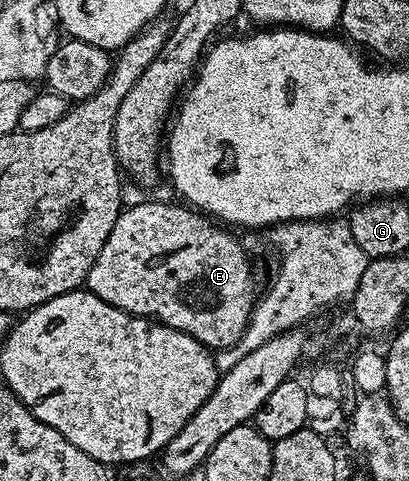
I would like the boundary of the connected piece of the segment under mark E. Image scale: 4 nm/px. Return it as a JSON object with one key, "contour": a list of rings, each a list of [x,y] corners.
{"contour":[[[151,198],[147,204],[134,204],[131,208],[130,205],[123,207],[122,213],[116,218],[116,226],[112,226],[112,234],[108,234],[108,242],[104,242],[104,250],[100,250],[96,262],[92,262],[92,270],[86,275],[85,287],[92,294],[104,298],[104,302],[125,312],[130,312],[134,316],[145,316],[147,320],[156,320],[160,324],[166,324],[169,328],[180,330],[184,334],[196,338],[206,348],[211,350],[230,348],[240,342],[254,309],[256,291],[254,292],[254,276],[250,273],[250,260],[246,257],[241,242],[233,236],[233,234],[235,235],[233,231],[227,230],[221,223],[215,222],[211,217],[189,206],[174,203],[159,202],[157,199]]]}

